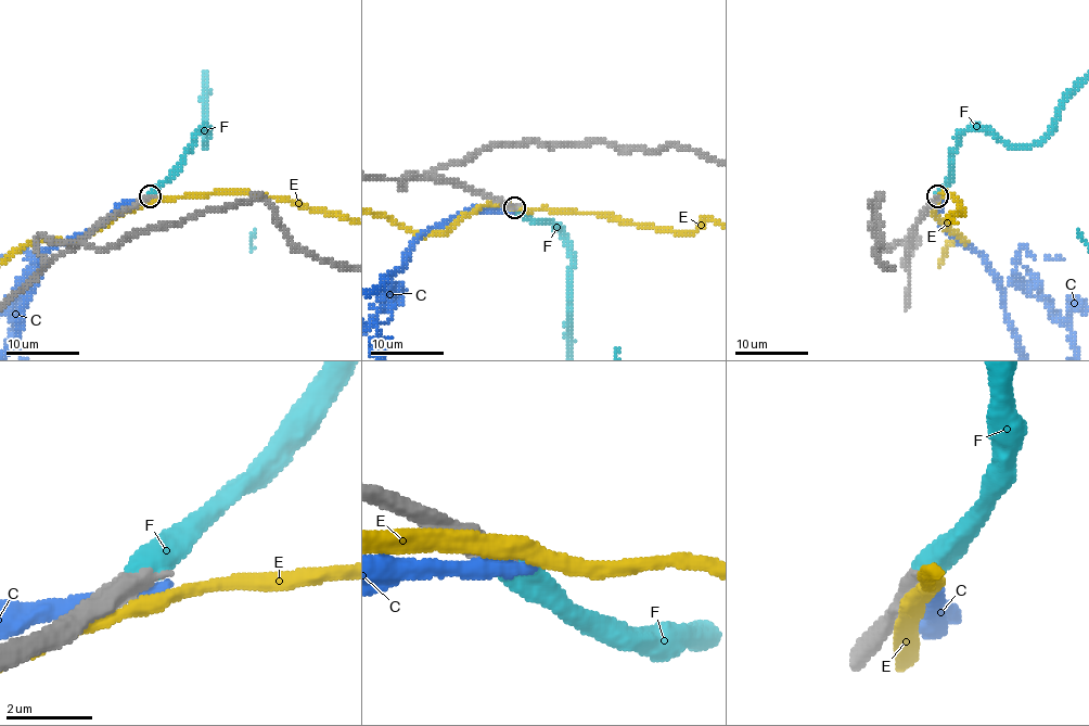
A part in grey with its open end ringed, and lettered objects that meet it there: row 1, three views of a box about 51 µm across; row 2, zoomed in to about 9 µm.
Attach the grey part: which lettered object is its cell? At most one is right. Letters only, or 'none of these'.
F

